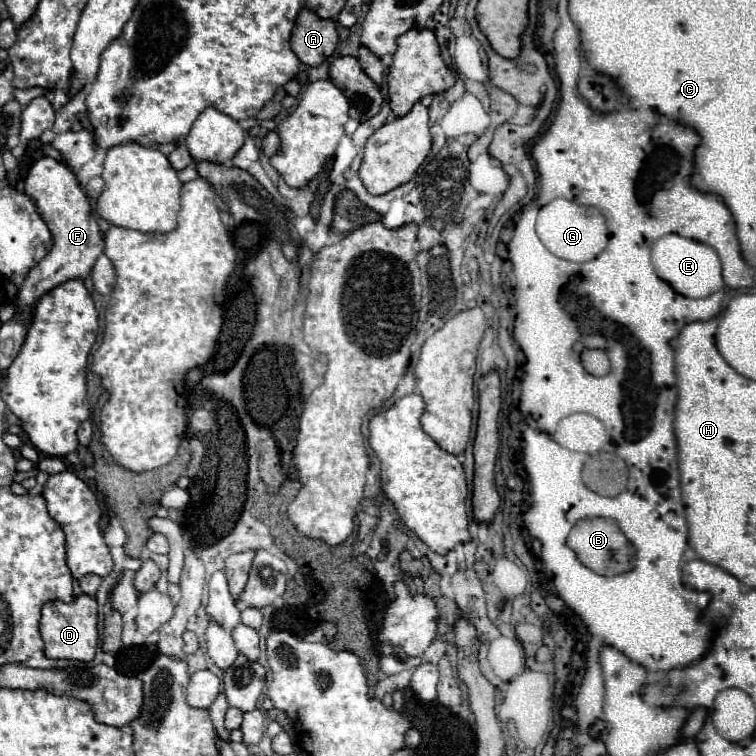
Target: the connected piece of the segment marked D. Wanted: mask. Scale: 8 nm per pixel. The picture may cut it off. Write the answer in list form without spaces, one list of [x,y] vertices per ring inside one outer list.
[[[77,595],[71,603],[51,601],[41,607],[39,633],[45,643],[45,655],[51,659],[91,661],[97,649],[97,603],[91,595]]]

